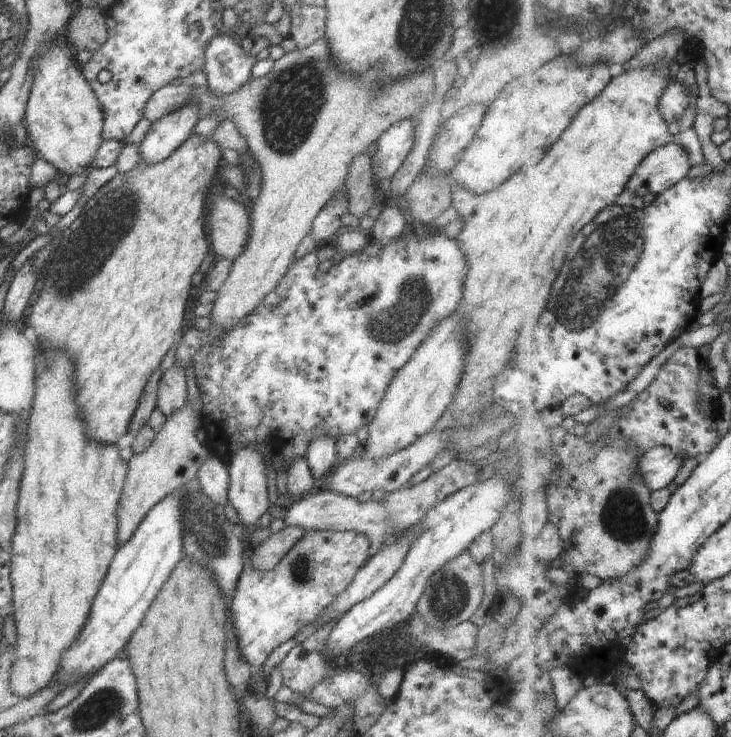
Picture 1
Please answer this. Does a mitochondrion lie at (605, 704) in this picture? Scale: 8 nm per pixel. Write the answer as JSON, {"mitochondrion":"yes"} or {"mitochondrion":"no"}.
{"mitochondrion":"no"}

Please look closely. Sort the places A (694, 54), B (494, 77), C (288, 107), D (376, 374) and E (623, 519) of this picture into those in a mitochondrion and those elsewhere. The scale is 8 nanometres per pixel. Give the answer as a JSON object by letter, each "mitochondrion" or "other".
{"A":"other","B":"other","C":"mitochondrion","D":"other","E":"mitochondrion"}

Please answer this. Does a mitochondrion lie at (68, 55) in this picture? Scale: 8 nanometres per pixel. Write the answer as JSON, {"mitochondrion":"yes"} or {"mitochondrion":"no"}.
{"mitochondrion":"no"}

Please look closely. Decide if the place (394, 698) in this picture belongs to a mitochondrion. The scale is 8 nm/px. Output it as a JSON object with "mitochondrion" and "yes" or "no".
{"mitochondrion":"no"}

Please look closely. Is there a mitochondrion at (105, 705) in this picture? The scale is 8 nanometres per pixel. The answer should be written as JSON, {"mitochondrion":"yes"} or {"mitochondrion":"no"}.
{"mitochondrion":"yes"}

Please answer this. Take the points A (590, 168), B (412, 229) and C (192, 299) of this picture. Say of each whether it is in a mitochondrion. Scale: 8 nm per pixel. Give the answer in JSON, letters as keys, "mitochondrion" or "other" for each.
{"A":"other","B":"other","C":"other"}

